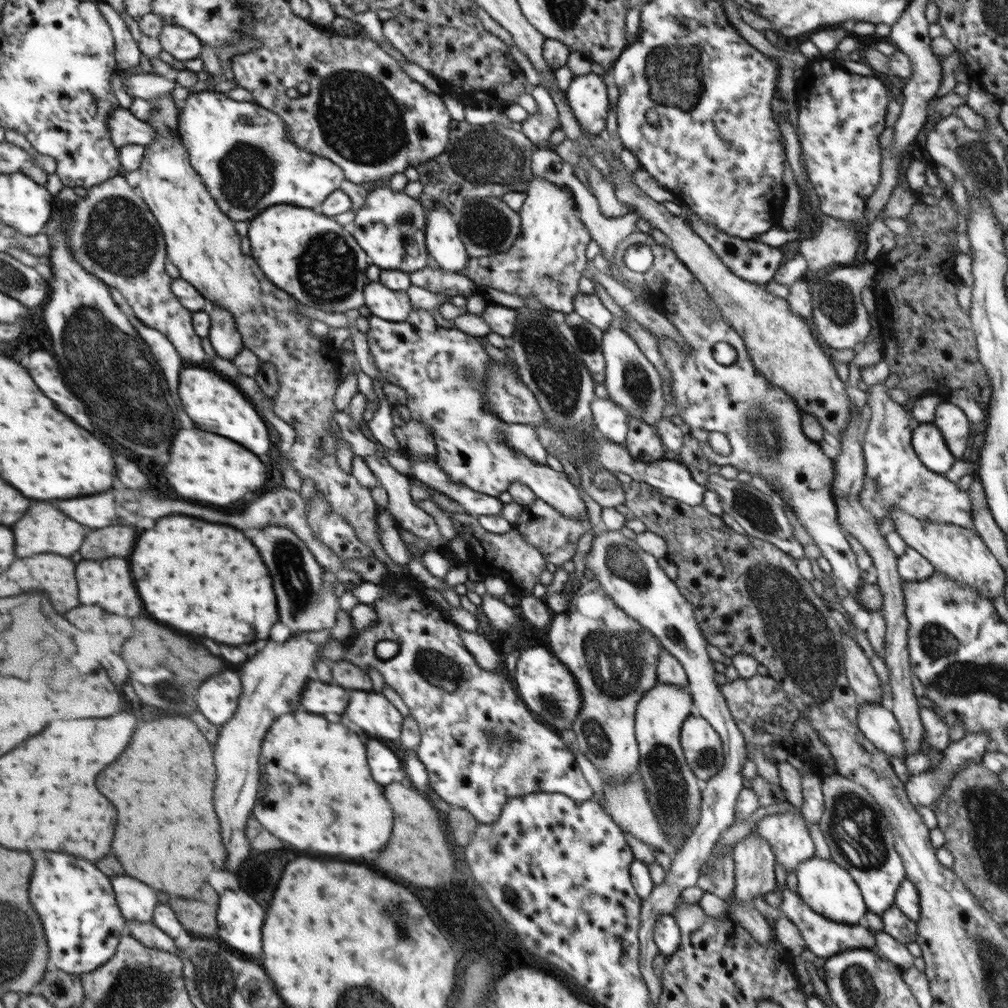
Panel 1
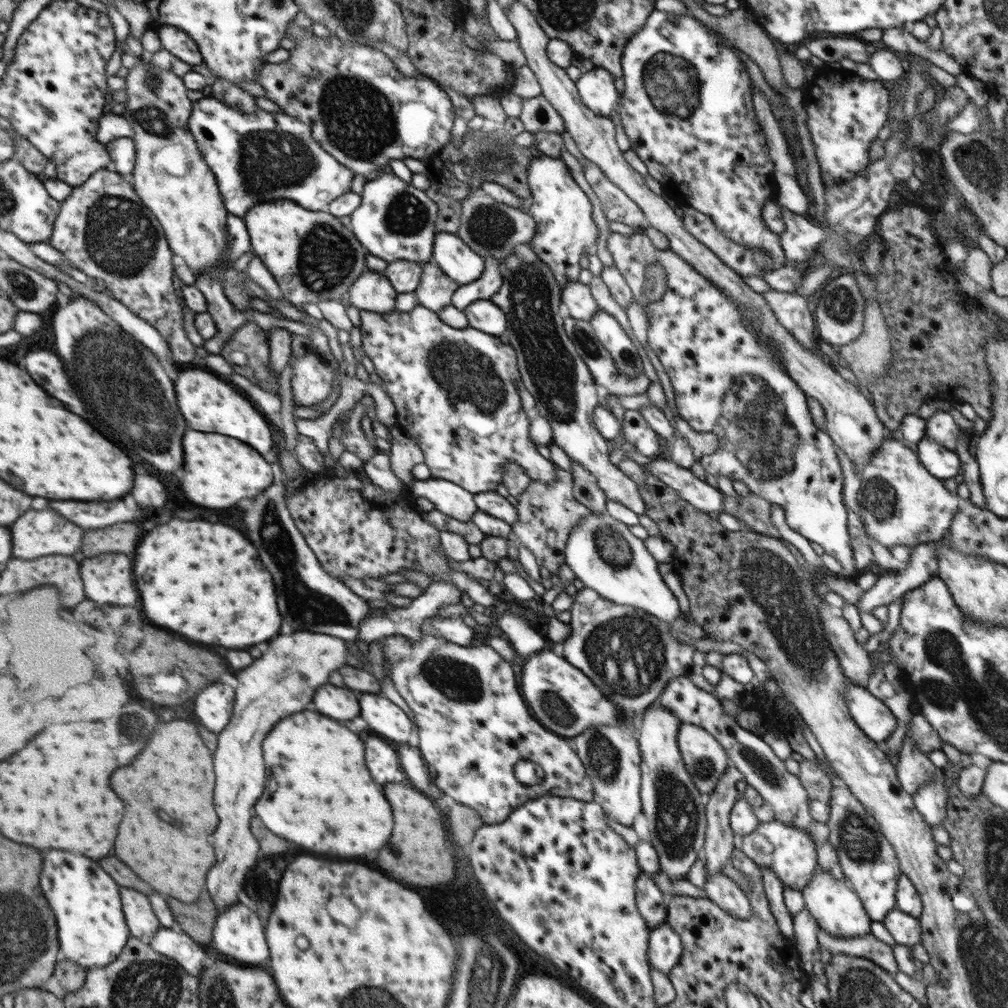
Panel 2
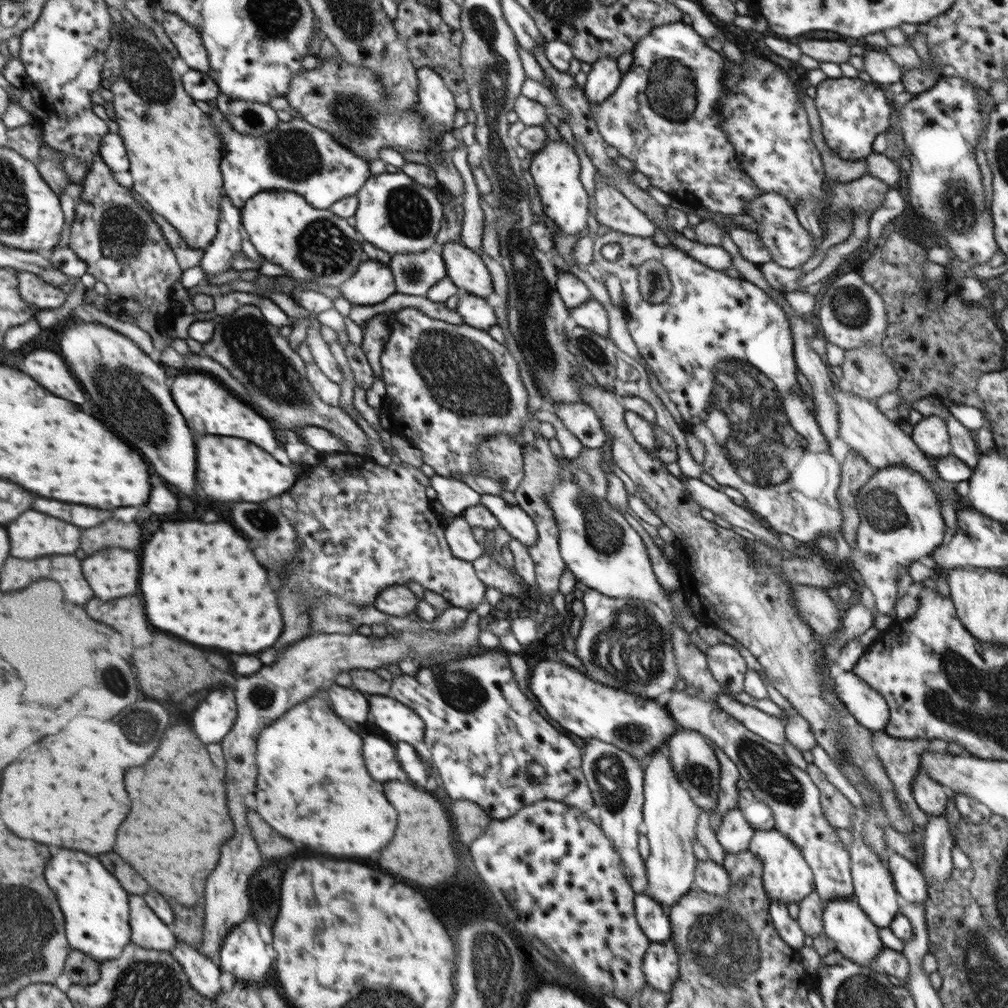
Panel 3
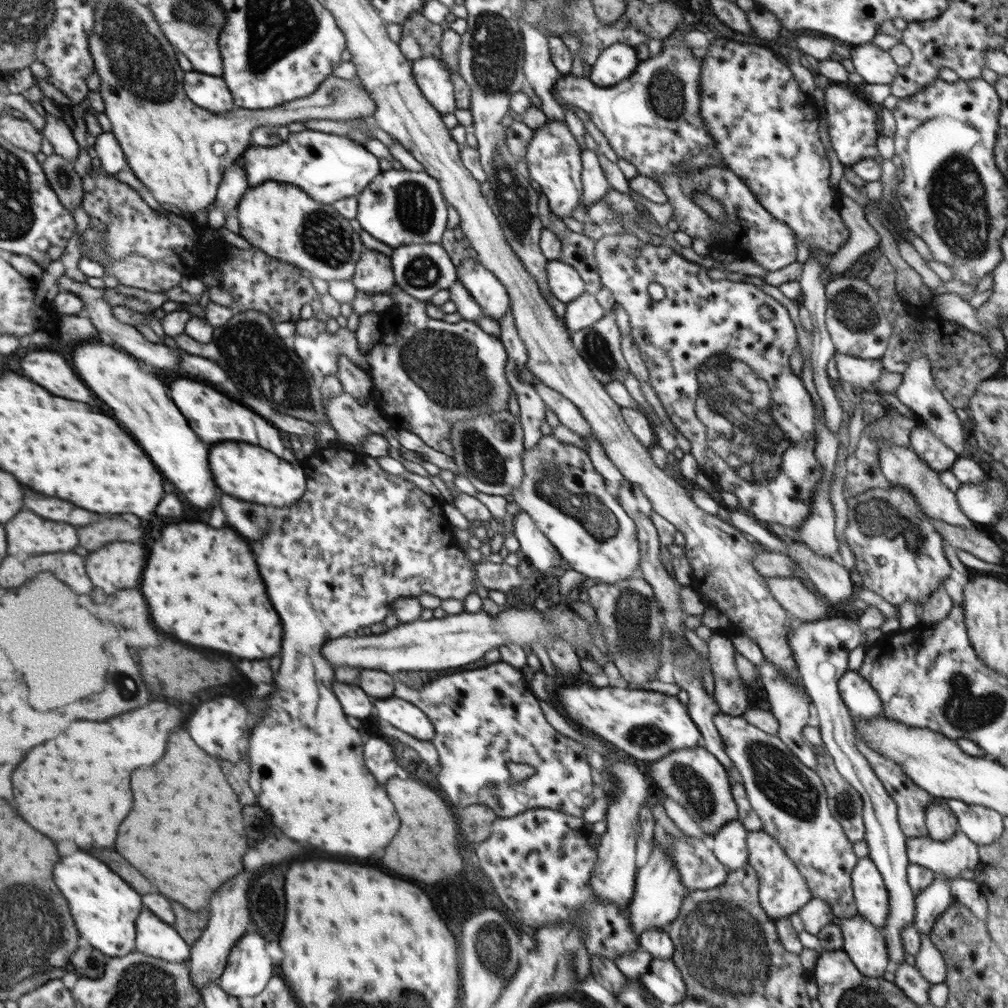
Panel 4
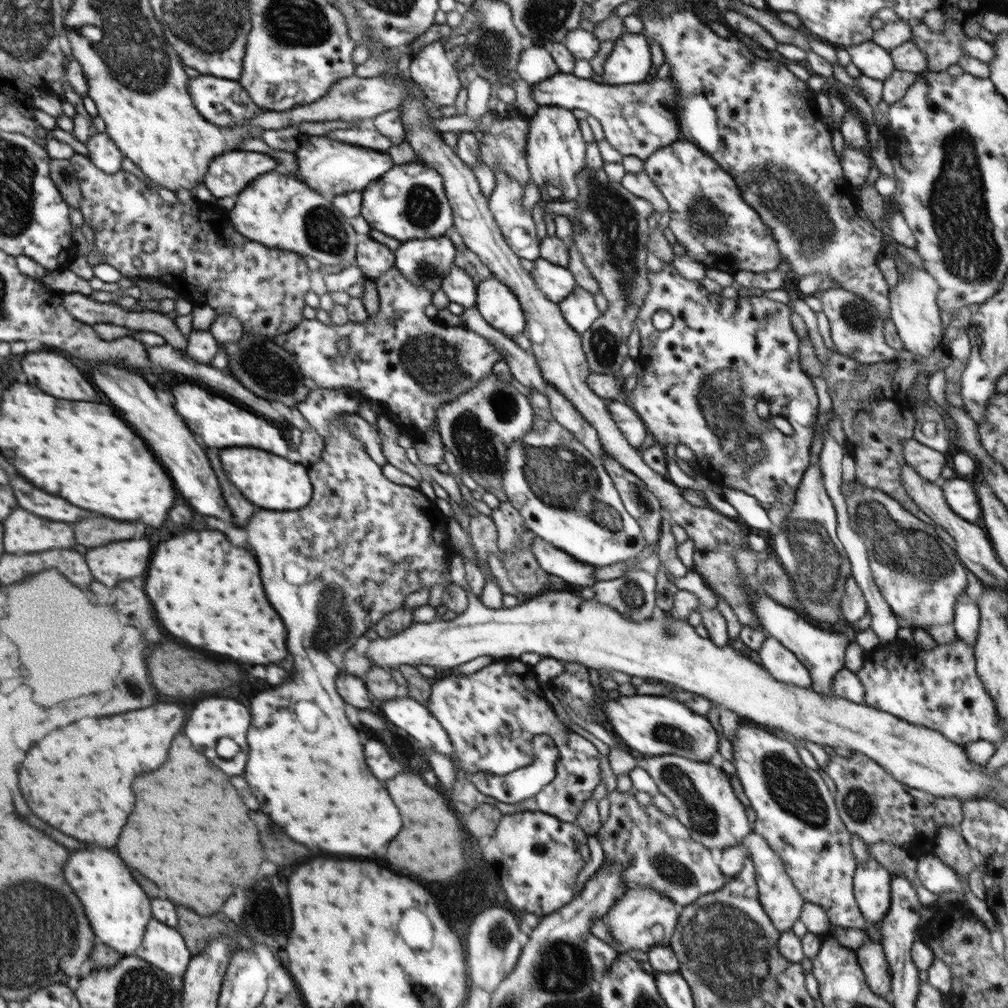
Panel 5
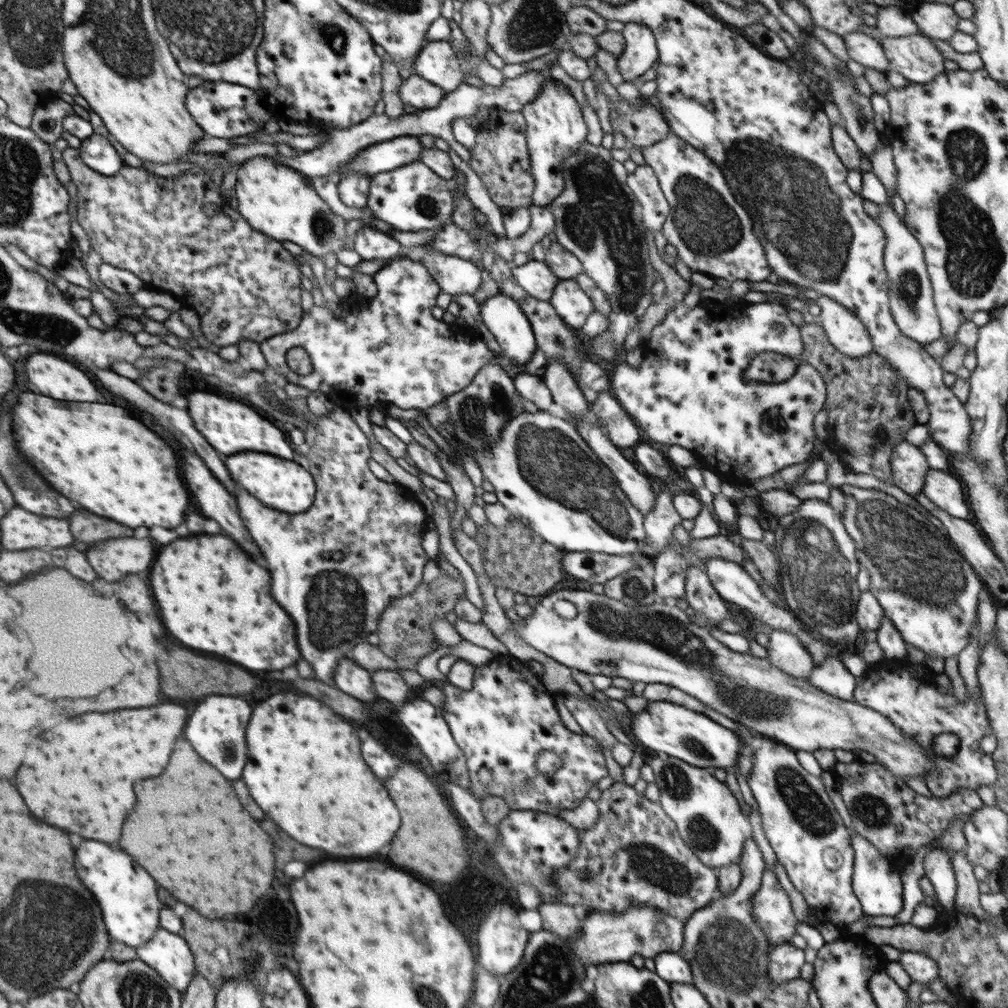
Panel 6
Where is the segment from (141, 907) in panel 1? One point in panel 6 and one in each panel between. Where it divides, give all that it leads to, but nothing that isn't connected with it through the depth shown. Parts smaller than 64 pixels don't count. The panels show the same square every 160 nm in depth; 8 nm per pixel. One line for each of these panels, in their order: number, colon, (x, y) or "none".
2: (142, 922)
3: (148, 931)
4: (155, 938)
5: (164, 947)
6: (168, 954)

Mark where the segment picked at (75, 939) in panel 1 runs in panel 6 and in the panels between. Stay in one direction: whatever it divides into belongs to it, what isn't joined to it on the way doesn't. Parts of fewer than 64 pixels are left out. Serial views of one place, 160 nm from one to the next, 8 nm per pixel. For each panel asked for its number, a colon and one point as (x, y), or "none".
2: (92, 929)
3: (96, 909)
4: (105, 908)
5: (118, 909)
6: (128, 896)

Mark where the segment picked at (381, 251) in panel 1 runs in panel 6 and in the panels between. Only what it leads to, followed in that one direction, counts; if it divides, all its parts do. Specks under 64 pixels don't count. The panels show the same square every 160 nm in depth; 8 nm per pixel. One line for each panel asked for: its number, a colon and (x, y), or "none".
2: (395, 221)
3: (398, 215)
4: (399, 207)
5: (409, 202)
6: (413, 198)

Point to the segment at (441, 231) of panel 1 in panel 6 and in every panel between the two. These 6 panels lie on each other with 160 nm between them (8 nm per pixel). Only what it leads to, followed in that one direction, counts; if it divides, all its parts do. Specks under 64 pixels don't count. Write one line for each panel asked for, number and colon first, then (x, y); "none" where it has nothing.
2: (451, 254)
3: (464, 268)
4: (485, 289)
5: (498, 305)
6: (503, 317)

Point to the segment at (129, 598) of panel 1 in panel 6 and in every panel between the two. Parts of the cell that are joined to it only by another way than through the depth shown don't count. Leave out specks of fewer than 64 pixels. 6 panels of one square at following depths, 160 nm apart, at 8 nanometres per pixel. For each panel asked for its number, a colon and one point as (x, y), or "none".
2: (107, 578)
3: (111, 573)
4: (117, 566)
5: (127, 559)
6: (112, 559)

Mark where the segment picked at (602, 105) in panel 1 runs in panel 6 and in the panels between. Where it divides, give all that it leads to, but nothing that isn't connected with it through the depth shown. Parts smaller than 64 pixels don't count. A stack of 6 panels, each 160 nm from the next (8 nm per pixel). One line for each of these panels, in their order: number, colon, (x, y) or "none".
2: (597, 89)
3: (603, 79)
4: (616, 63)
5: (630, 61)
6: (641, 51)

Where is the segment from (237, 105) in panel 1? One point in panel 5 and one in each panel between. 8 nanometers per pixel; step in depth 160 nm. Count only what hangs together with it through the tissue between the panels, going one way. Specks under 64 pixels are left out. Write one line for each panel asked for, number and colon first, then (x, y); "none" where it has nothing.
2: (257, 156)
3: (297, 157)
4: (328, 168)
5: (331, 168)

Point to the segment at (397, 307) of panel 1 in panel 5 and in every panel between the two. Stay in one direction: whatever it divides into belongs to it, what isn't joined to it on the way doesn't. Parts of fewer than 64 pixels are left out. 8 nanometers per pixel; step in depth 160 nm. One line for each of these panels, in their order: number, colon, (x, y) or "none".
2: (372, 291)
3: (373, 282)
4: (373, 274)
5: (373, 258)

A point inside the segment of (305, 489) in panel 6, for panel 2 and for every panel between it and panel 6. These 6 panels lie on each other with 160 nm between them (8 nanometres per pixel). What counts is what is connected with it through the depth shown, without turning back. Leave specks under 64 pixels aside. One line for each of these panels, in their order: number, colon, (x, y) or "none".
2: (218, 471)
3: (230, 469)
4: (244, 471)
5: (269, 481)

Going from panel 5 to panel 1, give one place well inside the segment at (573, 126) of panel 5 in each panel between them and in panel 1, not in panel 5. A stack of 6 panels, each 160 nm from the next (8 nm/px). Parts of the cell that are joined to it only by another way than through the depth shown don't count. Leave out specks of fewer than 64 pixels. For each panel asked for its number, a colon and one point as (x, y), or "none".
1: (547, 261)
2: (563, 212)
3: (555, 169)
4: (554, 157)

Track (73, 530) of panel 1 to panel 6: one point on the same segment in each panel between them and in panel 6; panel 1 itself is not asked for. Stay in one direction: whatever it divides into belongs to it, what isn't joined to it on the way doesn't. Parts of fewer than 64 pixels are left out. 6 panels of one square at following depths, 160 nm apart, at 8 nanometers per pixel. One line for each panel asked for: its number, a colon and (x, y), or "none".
2: (34, 536)
3: (34, 535)
4: (29, 533)
5: (26, 533)
6: (22, 530)

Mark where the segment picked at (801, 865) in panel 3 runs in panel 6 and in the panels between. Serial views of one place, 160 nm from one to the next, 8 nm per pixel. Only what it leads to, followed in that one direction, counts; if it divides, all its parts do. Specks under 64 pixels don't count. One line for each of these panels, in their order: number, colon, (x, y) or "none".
4: (783, 891)
5: (781, 902)
6: (772, 910)

